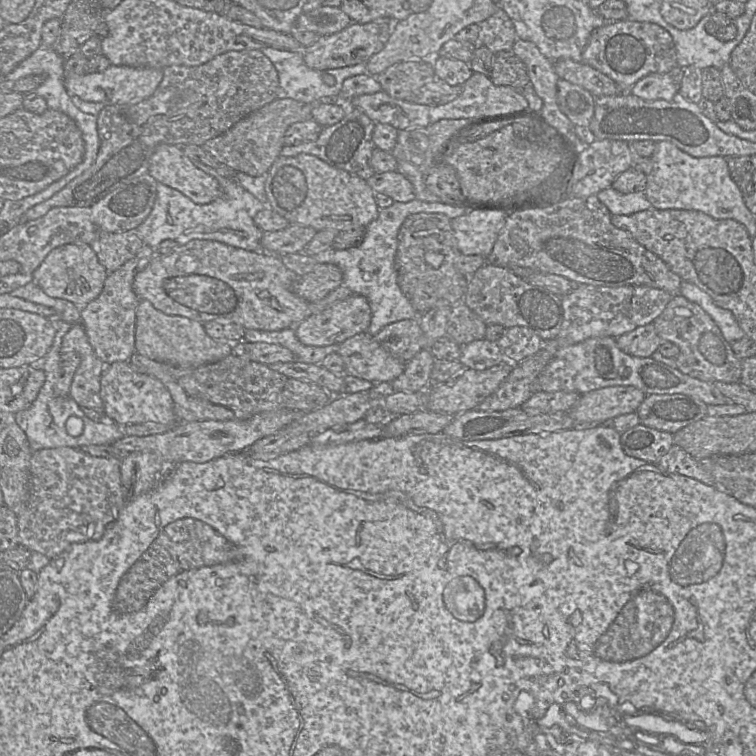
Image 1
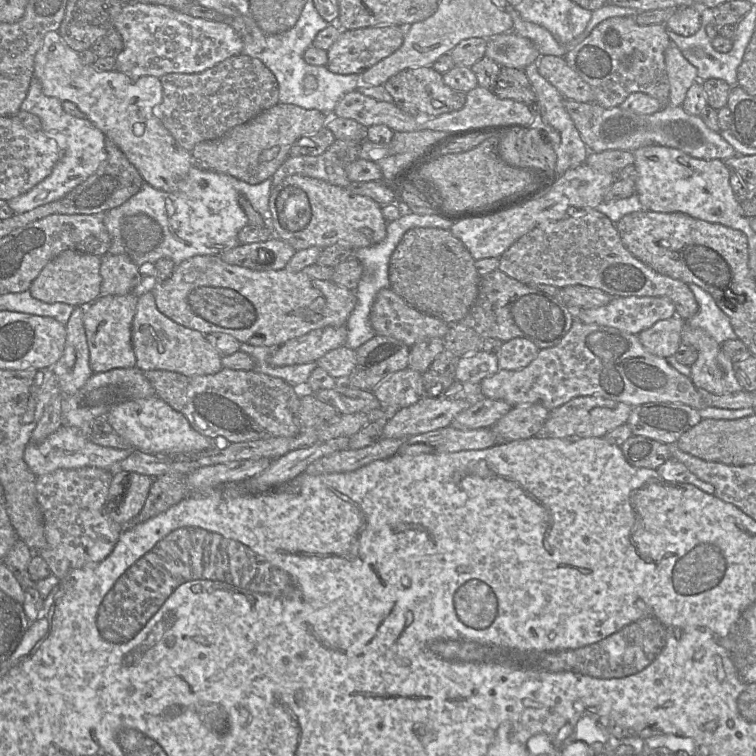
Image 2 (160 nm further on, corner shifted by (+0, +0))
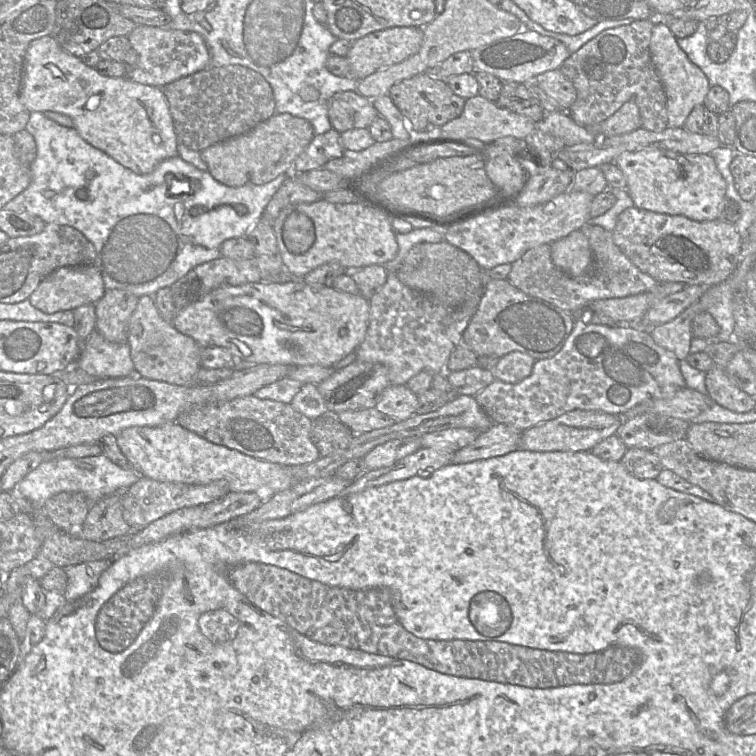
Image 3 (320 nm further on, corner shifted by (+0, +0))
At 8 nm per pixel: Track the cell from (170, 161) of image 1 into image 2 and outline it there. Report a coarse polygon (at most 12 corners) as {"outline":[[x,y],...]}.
{"outline":[[58,31],[33,76],[75,103],[146,183],[176,191],[192,154],[153,108],[163,87],[97,71]]}

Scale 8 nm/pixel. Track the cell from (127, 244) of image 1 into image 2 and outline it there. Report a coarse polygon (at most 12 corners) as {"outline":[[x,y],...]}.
{"outline":[[124,255],[101,257],[100,296],[136,293],[139,267]]}

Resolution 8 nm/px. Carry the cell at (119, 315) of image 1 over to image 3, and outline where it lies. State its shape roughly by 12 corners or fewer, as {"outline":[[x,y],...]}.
{"outline":[[96,329],[76,367],[96,378],[135,371],[128,343]]}

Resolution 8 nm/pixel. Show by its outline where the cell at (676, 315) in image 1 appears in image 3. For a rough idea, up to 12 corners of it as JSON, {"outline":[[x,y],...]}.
{"outline":[[717,365],[706,372],[711,400],[748,412],[755,397],[737,387]]}

